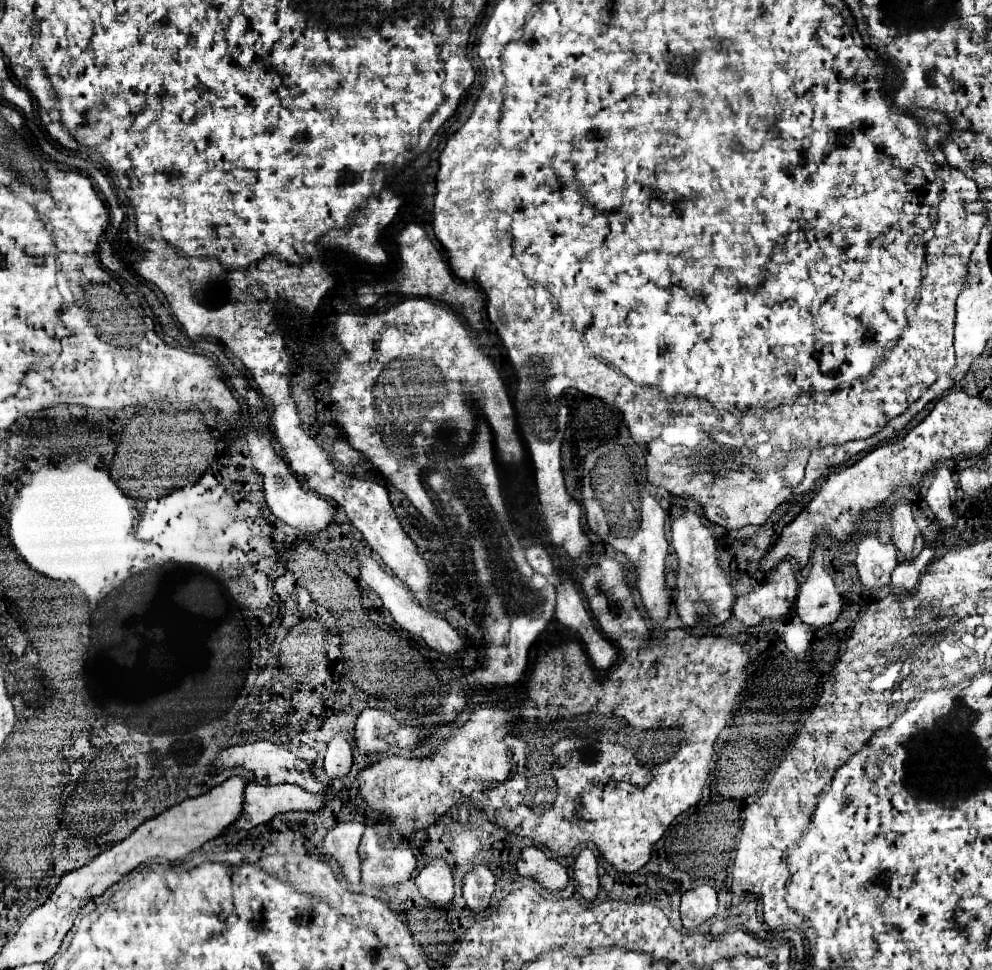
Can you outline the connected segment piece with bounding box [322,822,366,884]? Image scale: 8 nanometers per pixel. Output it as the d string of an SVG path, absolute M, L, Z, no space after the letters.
M344 822L330 830L322 842L328 854L340 864L340 870L350 884L360 884L358 844L364 834L364 828L366 826L360 822Z

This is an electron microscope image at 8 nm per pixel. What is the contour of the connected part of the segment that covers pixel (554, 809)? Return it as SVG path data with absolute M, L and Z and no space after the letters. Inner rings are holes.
M683 629L670 630L667 632L666 637L663 639L652 638L650 640L650 645L652 645L652 662L650 664L646 664L646 662L638 662L636 666L634 664L628 664L626 660L624 662L618 662L618 666L614 666L614 670L608 670L608 678L600 678L598 676L598 680L596 680L596 676L594 676L594 670L592 670L592 666L590 666L590 660L588 660L588 656L584 654L584 650L582 650L582 646L578 644L578 642L570 642L570 644L562 644L562 646L558 646L558 648L549 648L548 650L540 650L538 653L536 666L534 666L532 670L532 674L530 674L530 680L526 682L526 686L522 686L522 688L508 688L508 690L502 690L502 702L510 702L510 706L508 704L490 704L490 706L484 706L484 708L476 708L472 714L470 714L470 718L468 718L468 722L464 724L464 726L458 726L458 730L452 734L452 736L448 736L440 746L438 746L438 750L440 752L434 752L432 756L428 756L428 758L402 758L402 756L390 756L390 758L384 758L384 760L380 760L380 762L376 762L374 766L368 766L368 768L364 768L360 774L358 774L358 790L360 790L360 798L372 808L372 810L376 810L376 812L380 812L380 814L384 814L384 818L390 822L390 826L392 826L392 832L390 832L390 840L392 842L406 842L406 840L410 840L410 838L414 838L414 834L418 832L418 830L424 830L424 828L428 828L428 826L432 826L432 824L436 824L458 800L460 800L460 796L466 796L466 798L470 798L480 810L484 810L484 814L488 816L488 820L492 822L492 824L496 824L496 826L502 826L502 828L506 828L506 830L510 830L510 832L514 832L516 836L522 836L522 838L528 838L528 840L532 840L536 846L540 846L540 848L548 848L548 852L552 852L554 856L558 856L558 858L562 858L562 856L570 856L572 852L574 852L574 848L578 848L578 846L596 846L598 848L598 852L600 852L600 856L614 868L614 870L618 870L618 872L636 872L636 870L640 870L648 860L650 860L650 852L652 852L652 846L660 840L660 836L666 832L666 828L670 826L670 822L678 816L678 814L682 814L684 810L688 810L690 806L694 806L698 800L700 800L700 796L702 796L702 788L704 788L704 784L706 784L706 778L708 778L708 774L710 774L710 760L712 760L712 752L714 752L714 742L716 742L716 738L718 738L718 734L720 734L720 730L726 726L726 722L728 722L728 718L732 716L732 710L734 710L734 706L740 702L740 692L742 692L742 686L744 686L744 680L746 680L746 666L748 666L748 662L750 662L750 658L748 658L748 654L744 652L744 646L742 644L736 644L736 642L732 642L730 638L720 638L720 636L704 636L704 638L694 638L694 636L689 635ZM526 718L534 718L534 722L524 722Z

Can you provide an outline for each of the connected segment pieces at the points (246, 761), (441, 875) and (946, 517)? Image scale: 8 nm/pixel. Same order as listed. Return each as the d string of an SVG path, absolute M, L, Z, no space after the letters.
M258 740L252 744L242 744L242 746L228 746L226 750L220 752L220 756L216 758L216 762L212 764L214 768L246 768L254 774L256 782L260 782L262 786L276 786L276 784L296 784L300 788L304 788L306 792L320 792L322 784L316 782L314 772L310 770L310 766L300 760L294 752L290 752L288 748L276 746L268 740Z
M442 858L424 866L424 870L416 876L416 886L420 896L436 906L446 906L454 900L452 870Z
M940 466L934 474L934 482L928 488L926 502L928 502L930 510L936 514L942 528L954 526L954 522L956 522L954 510L952 510L954 500L956 500L956 484L952 480L952 474L946 466Z

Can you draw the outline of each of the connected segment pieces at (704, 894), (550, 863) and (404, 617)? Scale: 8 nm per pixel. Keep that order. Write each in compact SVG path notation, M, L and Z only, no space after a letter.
M698 886L694 890L684 892L680 902L680 916L684 928L692 930L702 922L710 920L716 914L716 908L718 908L718 898L712 886Z
M524 848L518 860L518 874L536 880L548 892L560 892L568 886L568 874L562 864L548 858L540 848Z
M356 554L356 556L358 556L358 560L360 560L360 578L382 598L386 610L392 614L392 618L396 620L396 624L398 624L400 628L404 628L404 630L420 636L432 650L436 650L436 652L440 652L440 654L454 654L454 652L458 652L458 650L462 650L462 648L466 646L464 638L462 638L444 618L440 618L438 614L432 614L432 612L420 608L418 600L412 596L412 592L406 588L406 584L404 584L402 580L398 580L396 576L384 572L384 570L376 564L374 558L370 558L370 556L366 556L366 554Z

